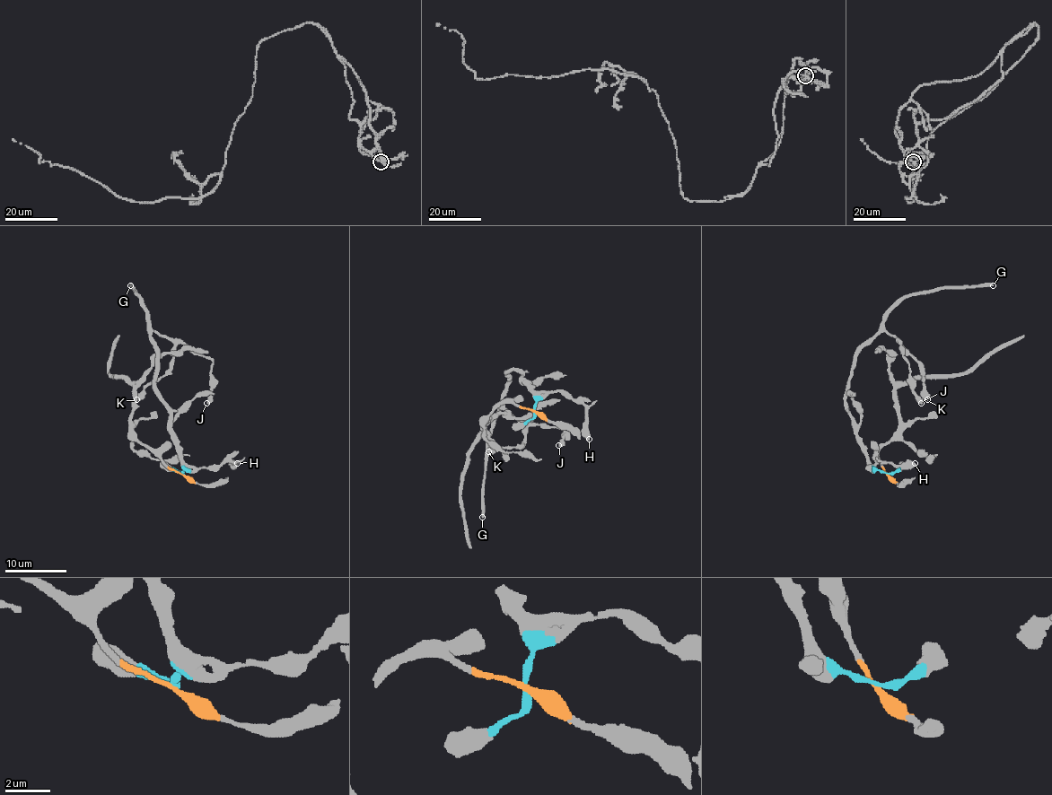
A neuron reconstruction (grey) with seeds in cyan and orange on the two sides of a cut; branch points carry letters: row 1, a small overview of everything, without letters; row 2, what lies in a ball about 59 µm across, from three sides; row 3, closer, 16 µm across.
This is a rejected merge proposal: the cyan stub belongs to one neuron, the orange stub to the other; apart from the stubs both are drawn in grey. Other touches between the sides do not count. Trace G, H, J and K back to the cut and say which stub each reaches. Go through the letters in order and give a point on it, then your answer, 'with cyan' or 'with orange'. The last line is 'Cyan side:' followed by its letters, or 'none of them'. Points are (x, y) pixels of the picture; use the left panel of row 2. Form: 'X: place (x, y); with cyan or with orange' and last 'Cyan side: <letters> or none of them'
G: place (130, 285); with cyan
H: place (237, 463); with cyan
J: place (206, 403); with cyan
K: place (136, 399); with cyan
Cyan side: G, H, J, K

